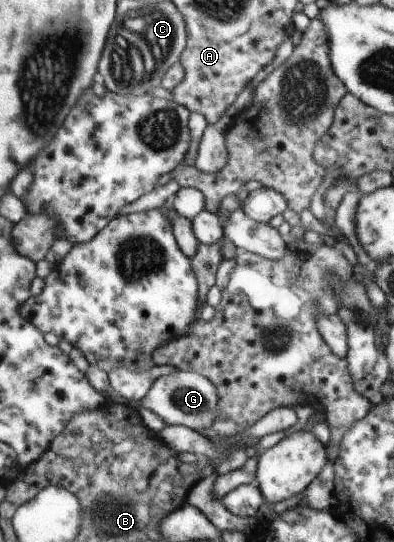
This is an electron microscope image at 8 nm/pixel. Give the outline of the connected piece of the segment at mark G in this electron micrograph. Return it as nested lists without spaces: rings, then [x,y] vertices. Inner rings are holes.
[[[178,370],[157,378],[141,400],[141,405],[157,414],[166,425],[181,425],[198,433],[202,429],[211,430],[217,420],[219,404],[220,394],[207,378],[192,371]]]

